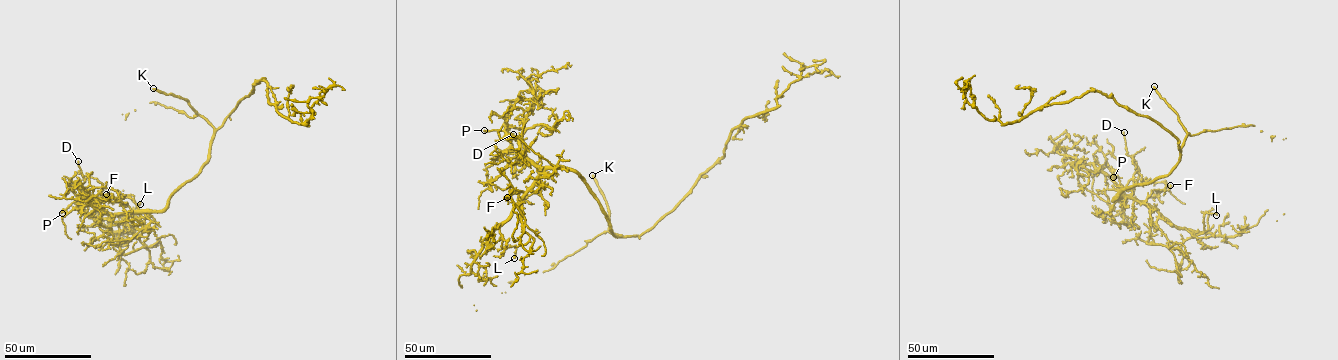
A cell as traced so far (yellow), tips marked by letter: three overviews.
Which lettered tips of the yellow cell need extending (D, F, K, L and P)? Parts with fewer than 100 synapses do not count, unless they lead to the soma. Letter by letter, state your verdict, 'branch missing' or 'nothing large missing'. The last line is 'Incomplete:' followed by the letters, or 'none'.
D: nothing large missing
F: nothing large missing
K: branch missing
L: nothing large missing
P: nothing large missing
Incomplete: K

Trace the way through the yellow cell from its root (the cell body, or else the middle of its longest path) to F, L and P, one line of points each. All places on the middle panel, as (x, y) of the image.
F: (619, 236), (588, 184), (573, 170), (548, 168), (536, 182), (539, 192), (516, 191), (507, 197)
L: (619, 236), (614, 235), (598, 199), (578, 173), (548, 168), (499, 227), (502, 247), (516, 245), (514, 258)
P: (619, 236), (578, 173), (536, 165), (503, 131), (484, 130)

